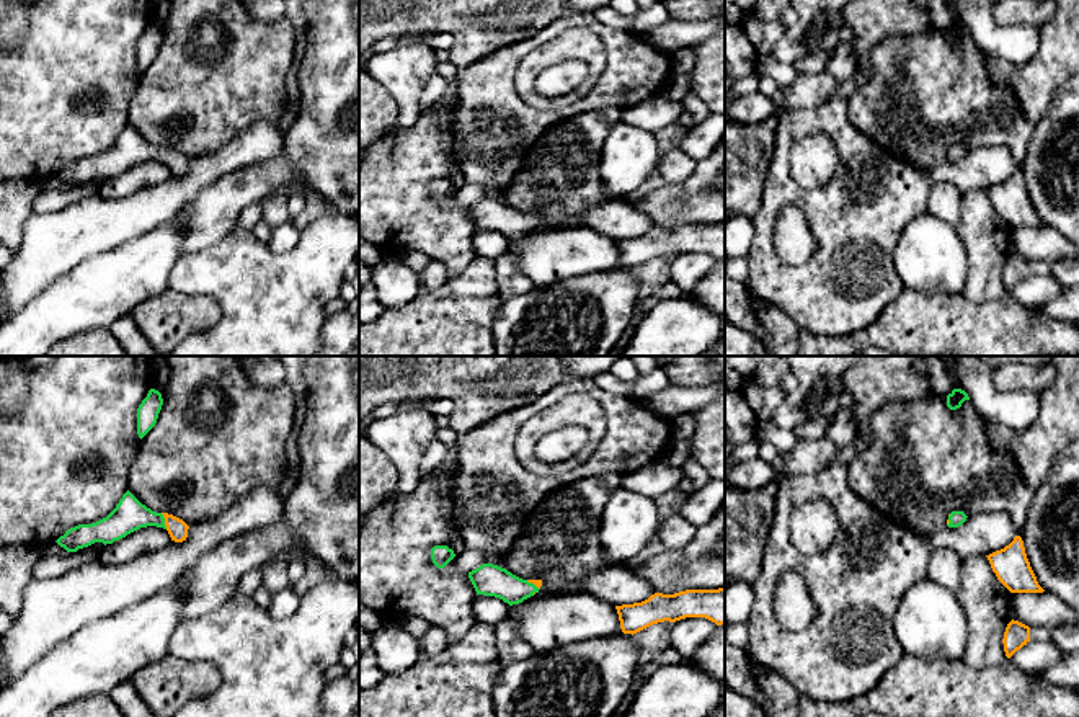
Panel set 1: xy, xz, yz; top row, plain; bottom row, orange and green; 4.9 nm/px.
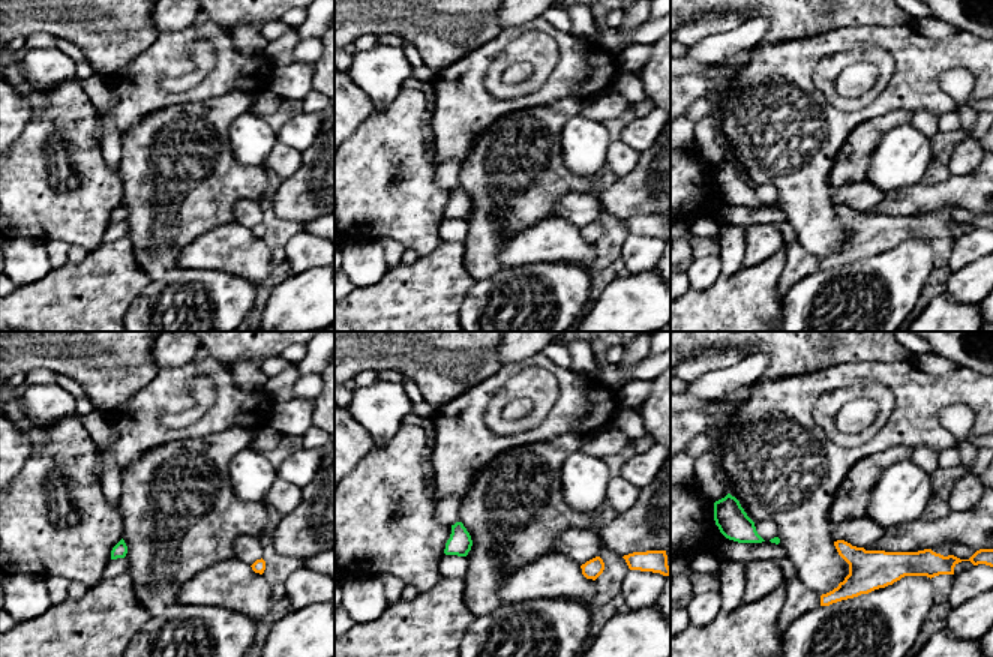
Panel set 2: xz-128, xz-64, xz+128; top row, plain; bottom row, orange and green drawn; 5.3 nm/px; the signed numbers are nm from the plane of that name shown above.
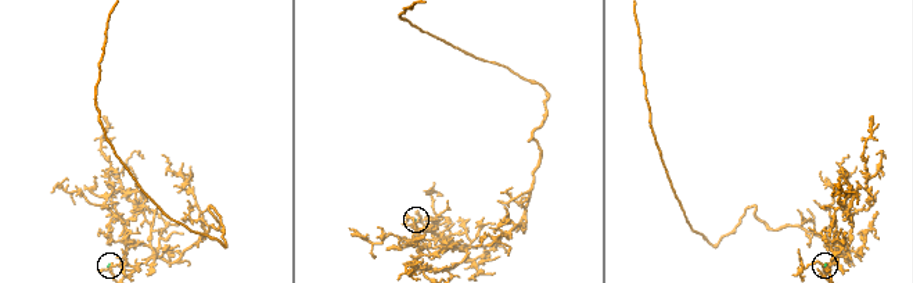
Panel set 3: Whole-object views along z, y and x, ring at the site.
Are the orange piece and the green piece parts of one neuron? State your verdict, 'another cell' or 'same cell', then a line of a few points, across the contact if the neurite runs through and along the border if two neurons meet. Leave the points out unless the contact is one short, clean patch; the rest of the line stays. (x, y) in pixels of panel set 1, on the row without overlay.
same cell; line xy (177, 162), (165, 155), (129, 149)

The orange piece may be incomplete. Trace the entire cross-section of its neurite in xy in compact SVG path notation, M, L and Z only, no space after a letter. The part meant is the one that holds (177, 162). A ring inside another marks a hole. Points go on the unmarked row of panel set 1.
M127 124L106 152L91 158L70 162L56 176L67 186L77 186L95 176L113 178L147 160L167 163L175 176L186 175L189 163L183 154L173 149L152 145Z

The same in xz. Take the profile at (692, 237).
M725 220L718 224L686 224L674 229L655 227L633 238L615 240L624 268L637 268L658 256L705 252L725 258Z

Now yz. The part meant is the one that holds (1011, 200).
M1014 175L1001 185L986 189L997 214L1010 227L1043 227L1025 188L1023 175Z

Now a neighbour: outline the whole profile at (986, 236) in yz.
M986 189L963 194L957 230L968 256L963 289L968 301L981 304L1009 294L1002 273L1012 255L1010 229L997 214Z

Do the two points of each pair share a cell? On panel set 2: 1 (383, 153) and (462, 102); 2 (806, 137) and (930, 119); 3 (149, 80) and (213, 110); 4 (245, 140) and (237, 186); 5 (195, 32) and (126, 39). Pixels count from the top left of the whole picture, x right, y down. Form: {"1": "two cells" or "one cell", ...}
{"1": "two cells", "2": "two cells", "3": "two cells", "4": "two cells", "5": "two cells"}

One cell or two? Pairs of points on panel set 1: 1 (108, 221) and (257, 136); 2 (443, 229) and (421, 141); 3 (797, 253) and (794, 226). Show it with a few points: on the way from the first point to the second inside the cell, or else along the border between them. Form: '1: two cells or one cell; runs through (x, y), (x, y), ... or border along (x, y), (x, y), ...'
1: one cell; runs through (146, 209), (165, 201), (204, 170), (219, 164)
2: one cell; runs through (421, 208), (421, 162)
3: one cell; runs through (795, 247), (794, 232)

